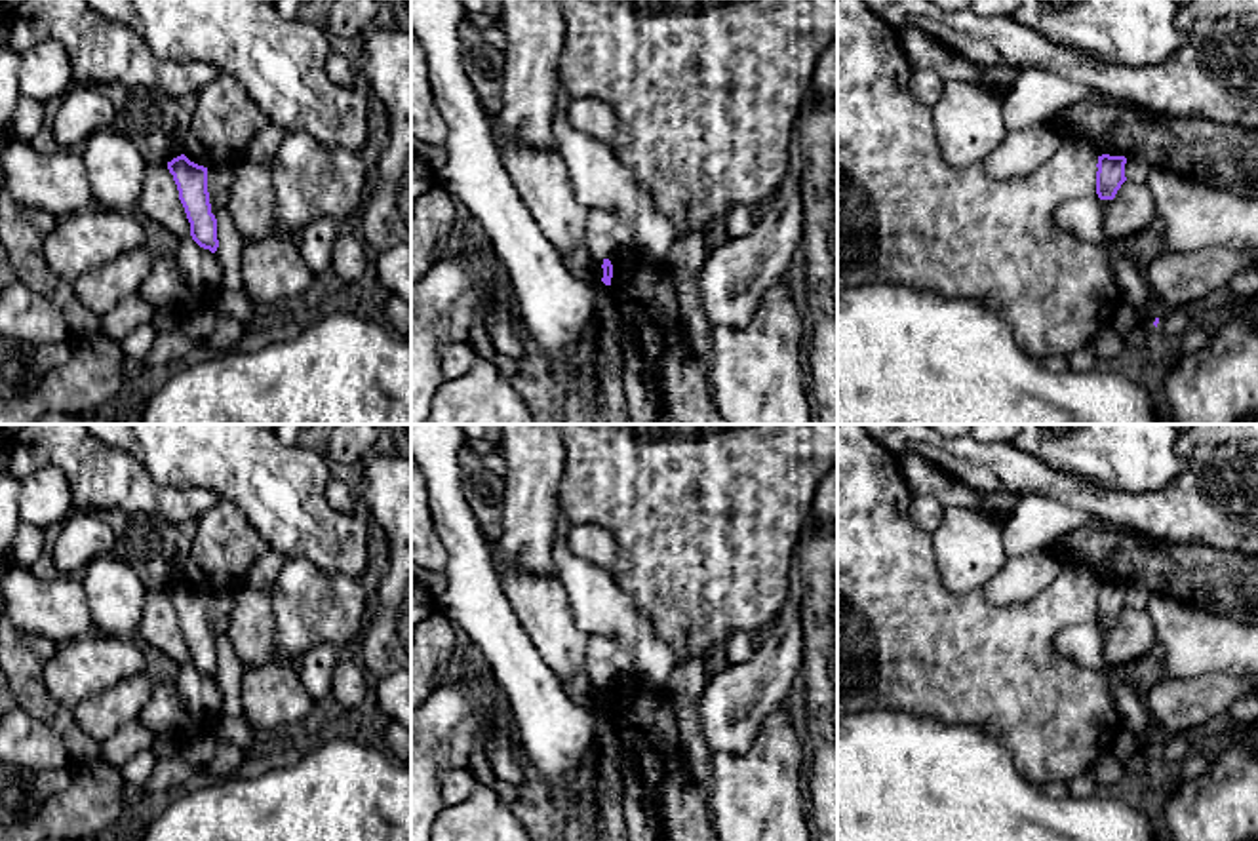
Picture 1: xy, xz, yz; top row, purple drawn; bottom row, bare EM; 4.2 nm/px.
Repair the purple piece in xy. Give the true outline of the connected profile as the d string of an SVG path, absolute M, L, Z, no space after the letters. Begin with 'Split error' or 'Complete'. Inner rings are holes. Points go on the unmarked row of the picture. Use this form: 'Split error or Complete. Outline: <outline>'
Complete. Outline: M185 580L167 588L179 616L179 626L190 649L192 666L211 679L217 677L217 645L211 639L207 618L207 594L190 588Z

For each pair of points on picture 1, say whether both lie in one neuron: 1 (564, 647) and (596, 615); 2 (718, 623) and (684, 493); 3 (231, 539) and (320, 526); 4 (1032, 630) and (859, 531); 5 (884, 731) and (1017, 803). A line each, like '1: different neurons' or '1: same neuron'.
1: different neurons
2: same neuron
3: different neurons
4: same neuron
5: same neuron

